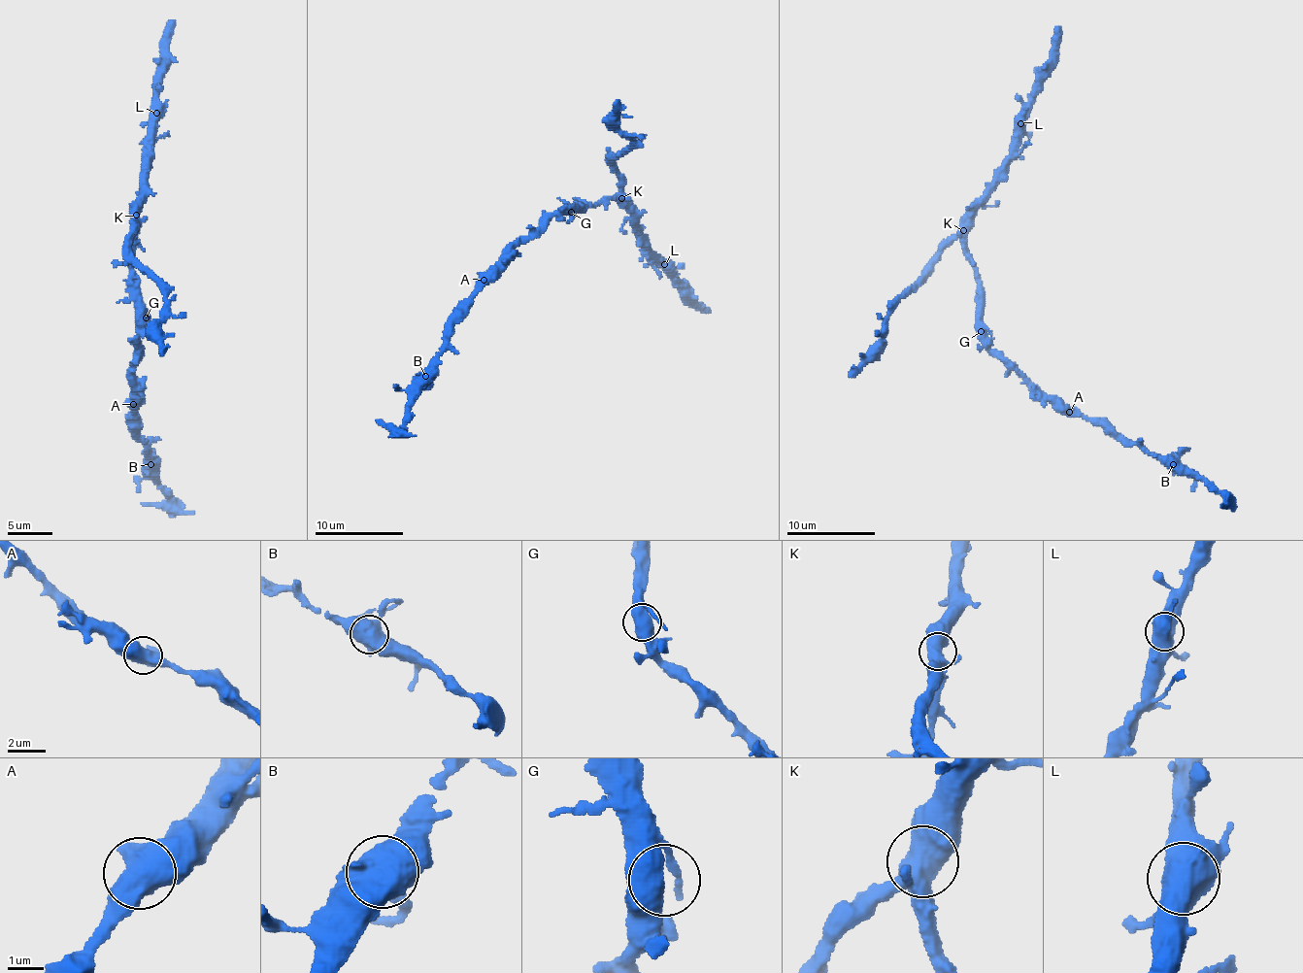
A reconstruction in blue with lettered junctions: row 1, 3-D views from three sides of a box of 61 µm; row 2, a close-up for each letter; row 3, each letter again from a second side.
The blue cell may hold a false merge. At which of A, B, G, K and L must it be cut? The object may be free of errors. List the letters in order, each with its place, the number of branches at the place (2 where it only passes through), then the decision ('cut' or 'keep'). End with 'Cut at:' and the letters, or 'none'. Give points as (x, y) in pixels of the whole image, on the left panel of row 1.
A: at (133, 404); 2 branches meet; keep
B: at (150, 464); 4 branches meet; keep
G: at (146, 318); 3 branches meet; keep
K: at (136, 215); 4 branches meet; keep
L: at (156, 113); 3 branches meet; keep
Cut at: none

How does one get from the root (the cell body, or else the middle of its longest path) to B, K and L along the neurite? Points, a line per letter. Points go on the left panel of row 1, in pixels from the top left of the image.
B: (137, 318), (141, 351), (134, 372), (139, 386), (134, 409), (151, 464)
K: (137, 318), (136, 285), (132, 280), (136, 215)
L: (137, 318), (136, 285), (132, 280), (135, 216), (151, 155), (150, 148), (156, 113)

